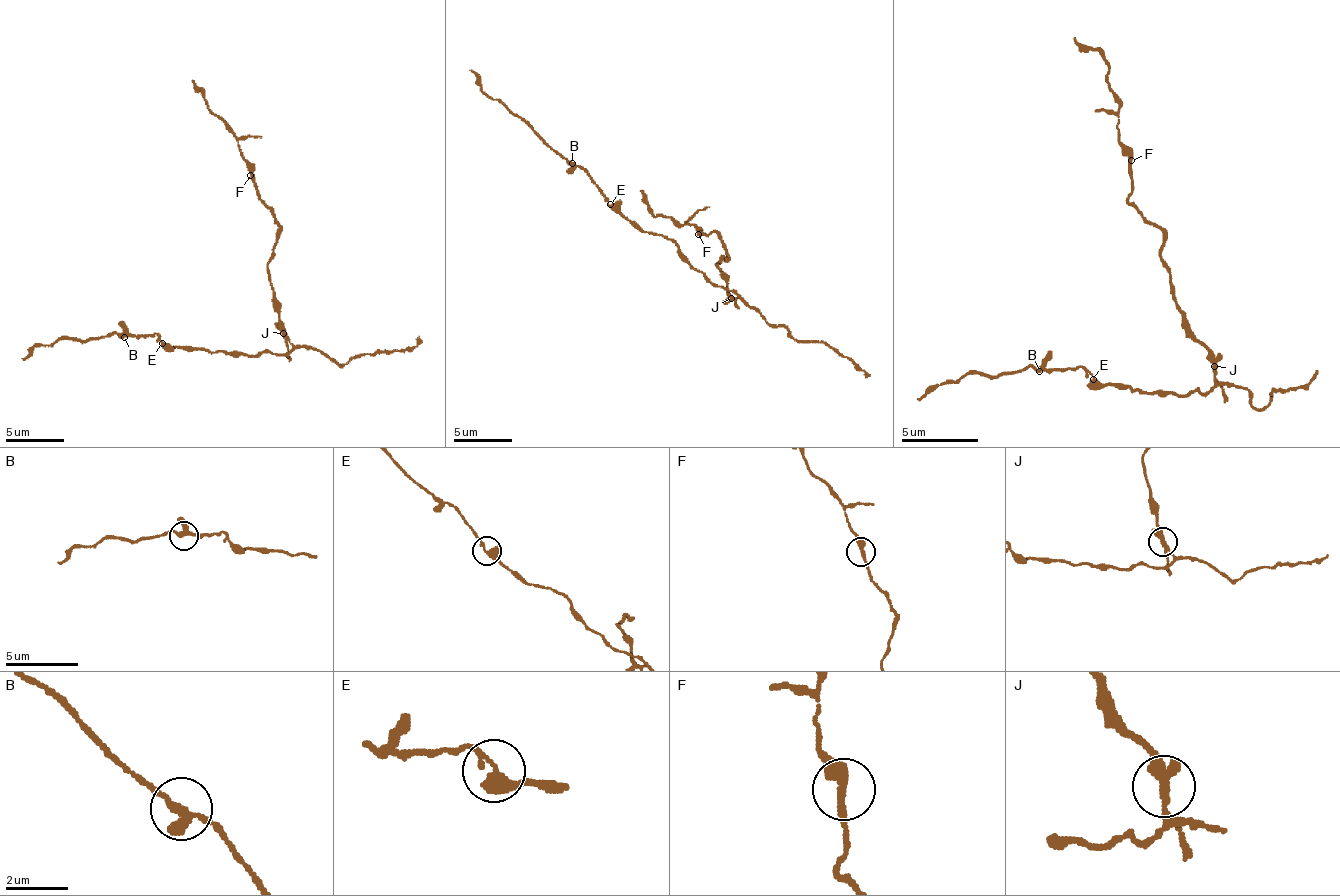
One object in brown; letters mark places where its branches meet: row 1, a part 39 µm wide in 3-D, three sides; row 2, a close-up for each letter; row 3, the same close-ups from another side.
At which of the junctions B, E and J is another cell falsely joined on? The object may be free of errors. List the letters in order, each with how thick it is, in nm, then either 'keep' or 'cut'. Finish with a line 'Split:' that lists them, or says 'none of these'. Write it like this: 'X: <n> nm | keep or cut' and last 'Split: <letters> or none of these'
B: 240 nm | keep
E: 320 nm | keep
J: 260 nm | cut
Split: J

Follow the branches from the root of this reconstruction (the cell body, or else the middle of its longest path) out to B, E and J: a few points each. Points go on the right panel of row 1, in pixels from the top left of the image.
B: (1204, 394), (1196, 390), (1184, 394), (1146, 394), (1127, 386), (1104, 386), (1081, 367), (1039, 371)
E: (1204, 394), (1196, 390), (1184, 394), (1146, 394), (1127, 386), (1100, 386), (1093, 379)
J: (1204, 394), (1215, 382), (1215, 367)

